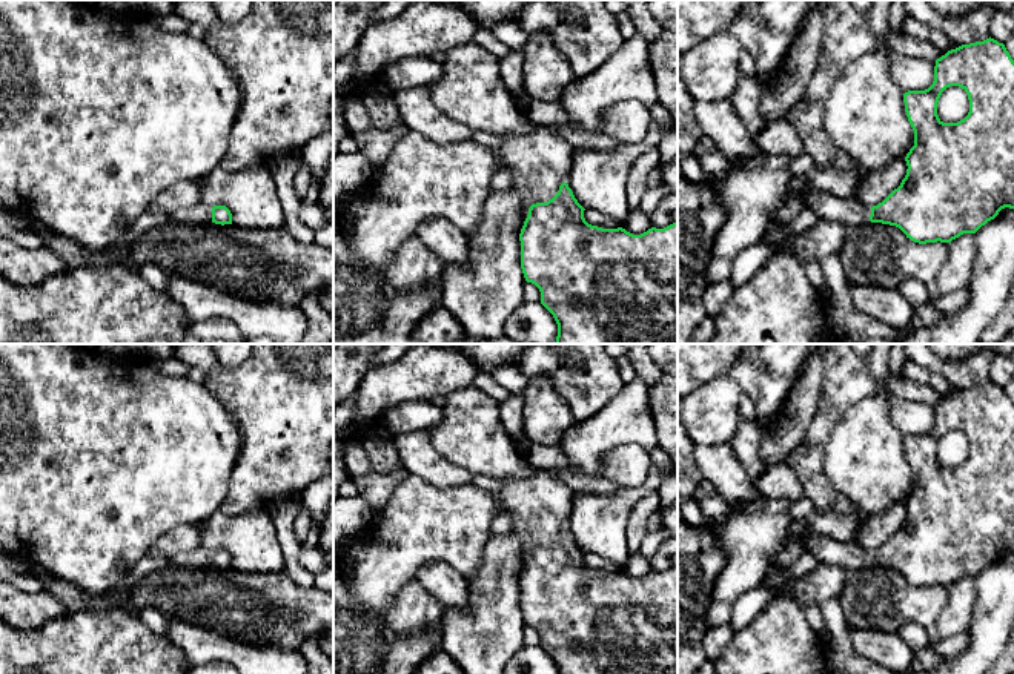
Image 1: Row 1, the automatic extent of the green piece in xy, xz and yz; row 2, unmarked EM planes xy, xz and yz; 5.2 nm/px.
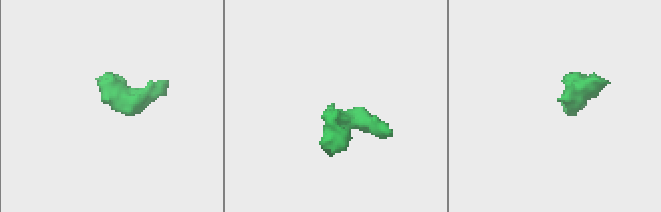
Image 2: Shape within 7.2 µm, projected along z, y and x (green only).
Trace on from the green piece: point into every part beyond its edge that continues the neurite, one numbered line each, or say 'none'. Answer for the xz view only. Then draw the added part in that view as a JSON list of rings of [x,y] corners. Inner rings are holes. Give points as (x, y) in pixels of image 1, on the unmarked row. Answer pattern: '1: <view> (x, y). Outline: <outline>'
1: xz (541, 504). Outline: [[[536,468],[527,479],[502,479],[499,508],[513,514],[513,531],[519,533],[530,550],[552,543],[562,527],[565,527],[575,493],[548,470]]]

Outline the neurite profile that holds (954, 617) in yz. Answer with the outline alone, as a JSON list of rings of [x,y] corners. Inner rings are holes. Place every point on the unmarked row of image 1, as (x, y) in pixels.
[[[963,577],[949,586],[948,606],[942,611],[937,622],[926,629],[930,645],[966,629],[974,597],[976,577]]]

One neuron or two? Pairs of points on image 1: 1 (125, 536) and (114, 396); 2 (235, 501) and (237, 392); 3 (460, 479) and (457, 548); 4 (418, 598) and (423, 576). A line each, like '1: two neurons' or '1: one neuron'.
1: one neuron
2: one neuron
3: two neurons
4: two neurons

